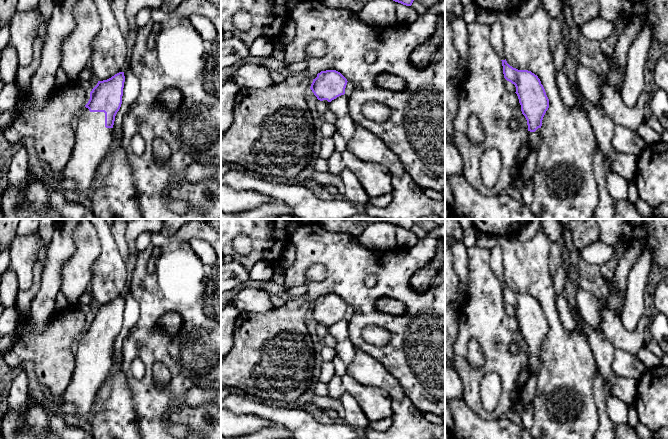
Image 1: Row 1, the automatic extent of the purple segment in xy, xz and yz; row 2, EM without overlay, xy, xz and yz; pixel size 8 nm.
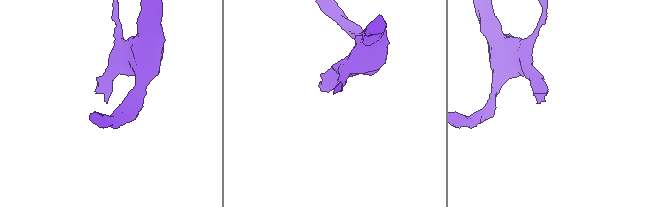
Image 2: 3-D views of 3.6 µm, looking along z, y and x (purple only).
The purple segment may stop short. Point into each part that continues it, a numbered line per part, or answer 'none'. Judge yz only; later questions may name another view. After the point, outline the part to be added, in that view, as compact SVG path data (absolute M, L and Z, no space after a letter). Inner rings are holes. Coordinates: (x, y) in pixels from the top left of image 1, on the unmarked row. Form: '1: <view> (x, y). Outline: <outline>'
1: yz (534, 362). Outline: M527 351L527 356L531 372L537 374L541 366L541 352L538 352L535 356L530 356Z

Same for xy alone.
1: xy (93, 364). Outline: M84 332L75 354L75 369L66 391L61 395L67 403L77 406L76 415L91 412L99 389L113 366L112 352L105 351L104 336Z

